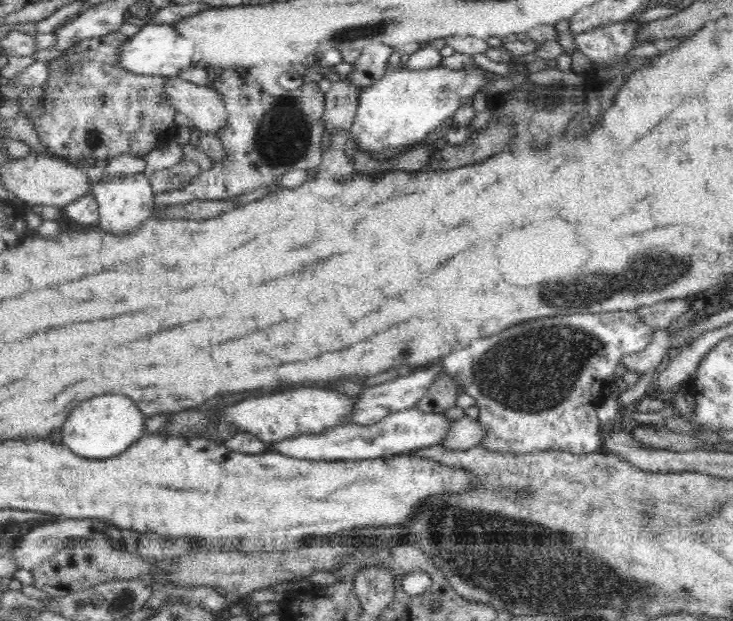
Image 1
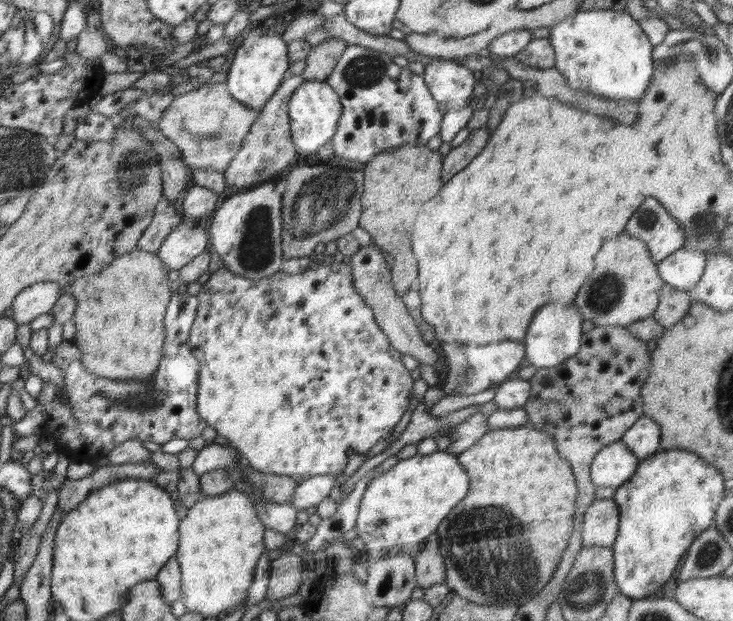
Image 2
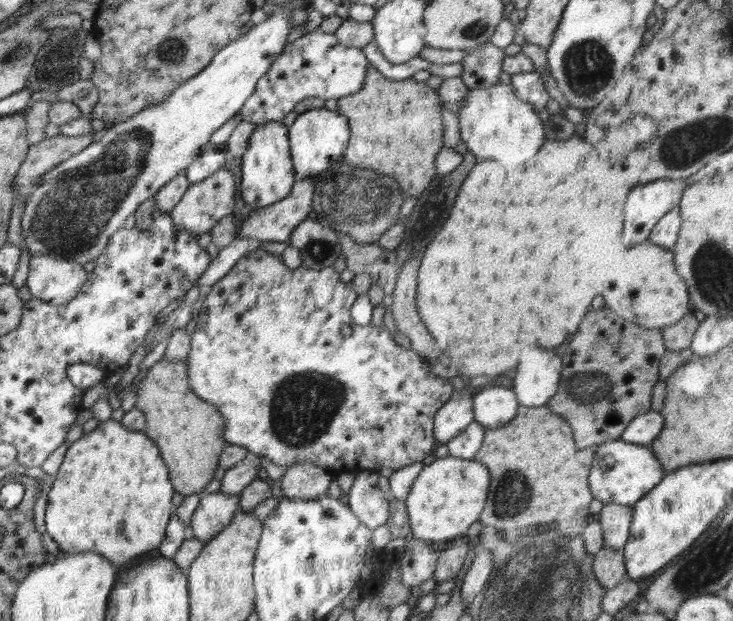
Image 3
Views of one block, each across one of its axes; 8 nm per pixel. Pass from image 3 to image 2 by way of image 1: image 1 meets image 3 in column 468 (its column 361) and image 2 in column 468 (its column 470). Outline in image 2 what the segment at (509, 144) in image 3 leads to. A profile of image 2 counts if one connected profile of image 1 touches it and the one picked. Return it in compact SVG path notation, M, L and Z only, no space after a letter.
M450 59L427 64L422 78L433 99L448 111L457 111L469 105L477 81L467 66Z

